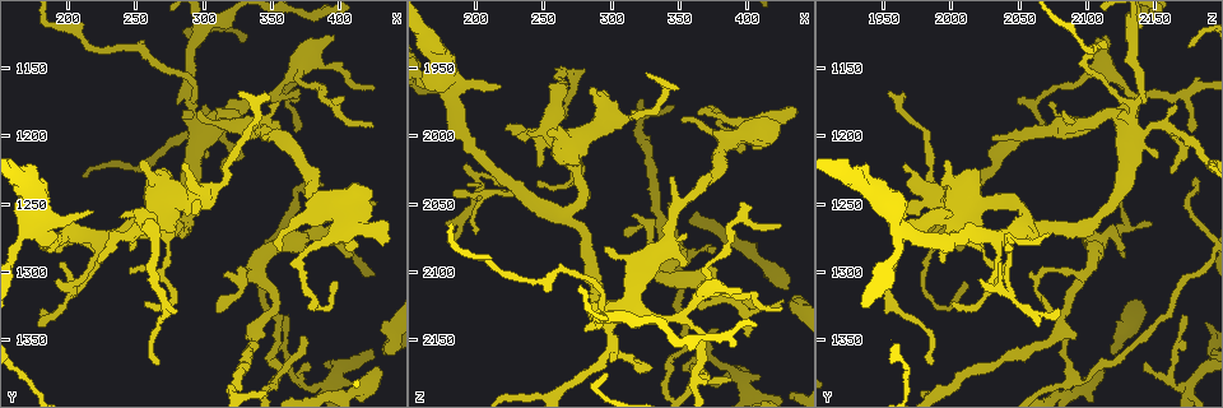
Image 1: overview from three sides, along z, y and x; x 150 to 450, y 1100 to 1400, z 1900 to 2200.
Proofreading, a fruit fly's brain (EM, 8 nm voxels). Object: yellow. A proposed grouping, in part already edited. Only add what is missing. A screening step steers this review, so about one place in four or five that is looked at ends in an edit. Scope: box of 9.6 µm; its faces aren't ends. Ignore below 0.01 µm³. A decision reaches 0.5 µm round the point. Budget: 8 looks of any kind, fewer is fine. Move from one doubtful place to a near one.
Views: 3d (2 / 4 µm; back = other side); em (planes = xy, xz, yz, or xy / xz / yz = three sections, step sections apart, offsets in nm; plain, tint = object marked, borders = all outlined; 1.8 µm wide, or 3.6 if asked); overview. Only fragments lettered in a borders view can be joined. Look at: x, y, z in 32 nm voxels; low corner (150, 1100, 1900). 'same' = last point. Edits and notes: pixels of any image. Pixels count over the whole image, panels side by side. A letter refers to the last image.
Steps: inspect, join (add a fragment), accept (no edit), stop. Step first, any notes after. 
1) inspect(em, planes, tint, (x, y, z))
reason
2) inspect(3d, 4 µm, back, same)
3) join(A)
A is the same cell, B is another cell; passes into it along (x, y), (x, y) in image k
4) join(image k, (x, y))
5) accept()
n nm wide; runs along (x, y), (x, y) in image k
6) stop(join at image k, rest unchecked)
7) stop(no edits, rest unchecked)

inspect(em, 3.6 µm, planes, borders, (184, 1282, 2040))
tapers out

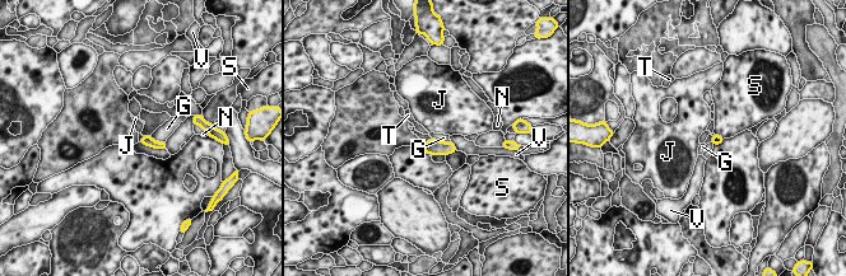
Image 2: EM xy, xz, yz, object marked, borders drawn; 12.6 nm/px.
accept()
G touches over 240 nm; G, J, N, S, T and V are other cells; none of them fits

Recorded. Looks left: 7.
inspect(em, xy, step 8, tint, (430, 1372, 2114))
an open end

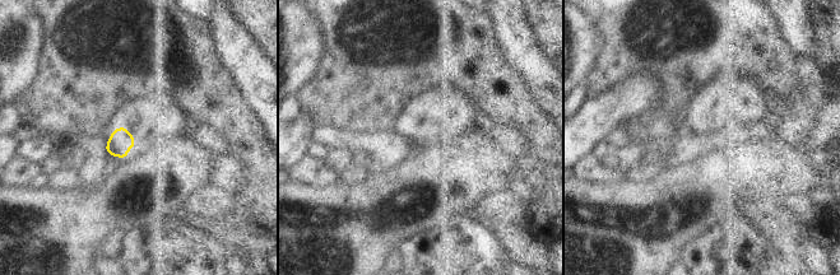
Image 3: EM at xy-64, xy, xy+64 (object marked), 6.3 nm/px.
inspect(em, xy, step 8, borders, same)

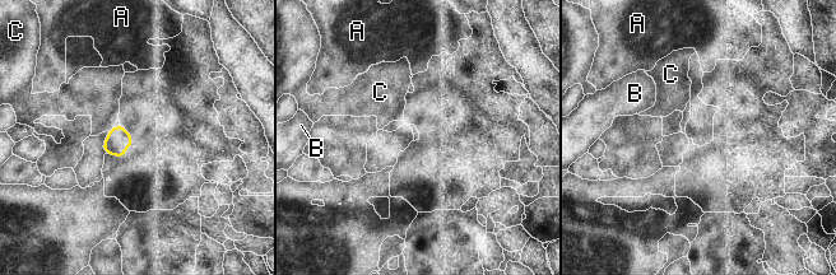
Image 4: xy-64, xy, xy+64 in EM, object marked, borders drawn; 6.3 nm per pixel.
accept()
A, B and C are other cells; border along (120, 125), (108, 131) in image 4; no lettered fragment goes on from it

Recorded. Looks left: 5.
inspect(3d, 4 µm, (428, 1248, 2122))
free end

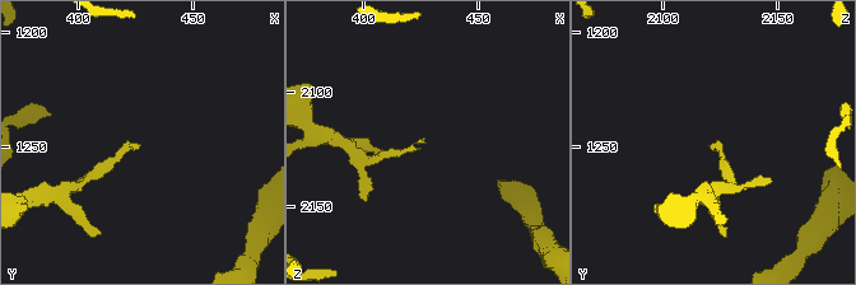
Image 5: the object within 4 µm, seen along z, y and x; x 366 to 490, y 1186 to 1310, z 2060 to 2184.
inspect(em, xz, step 16, borders, (426, 1248, 2122))
now the EM

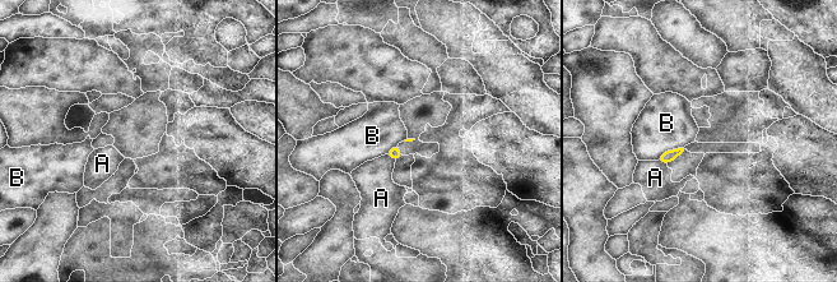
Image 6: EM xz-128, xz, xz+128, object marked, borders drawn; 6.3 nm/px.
inspect(em, planes, borders, same)

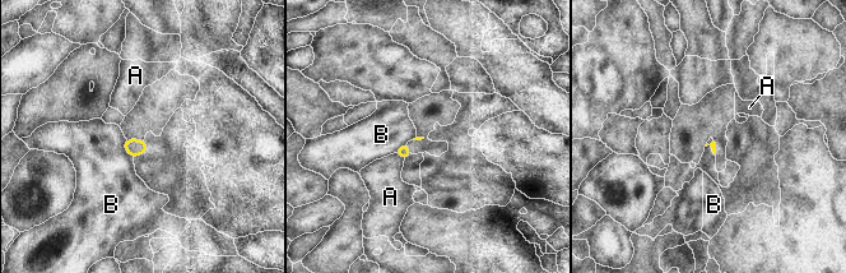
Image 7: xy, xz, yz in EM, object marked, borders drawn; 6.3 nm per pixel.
accept()
B touches over 140 nm; A and B are other cells; no lettered fragment goes on from it

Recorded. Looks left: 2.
stop(no edits, rest unchecked)

